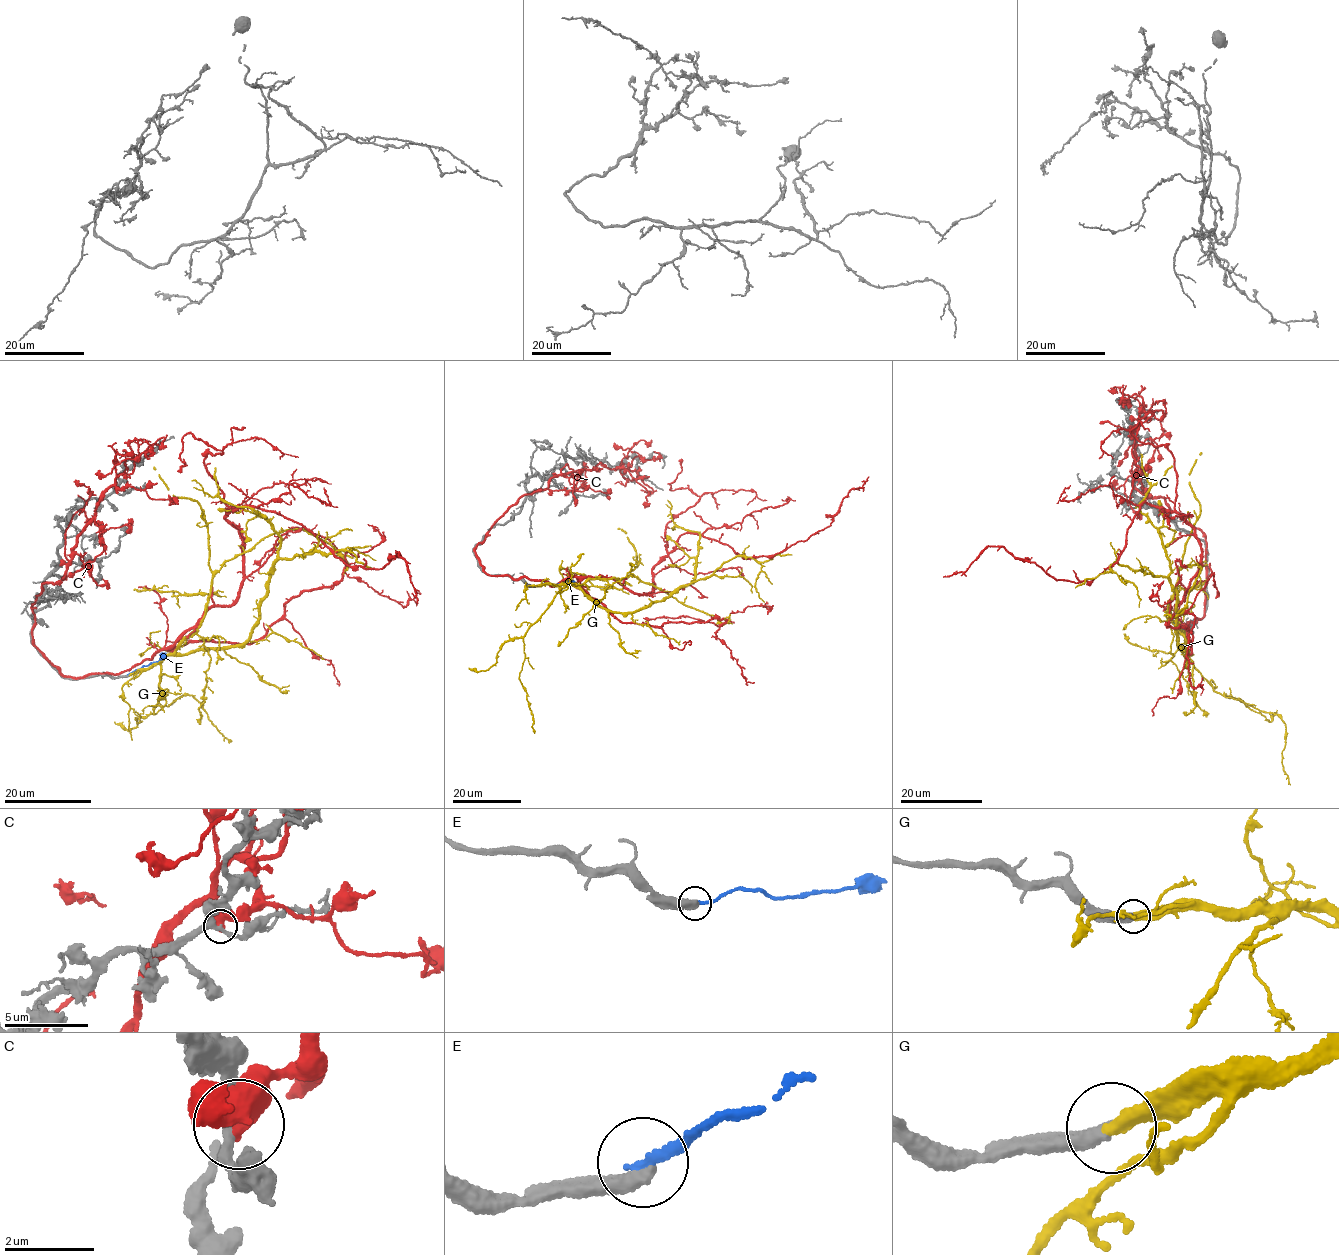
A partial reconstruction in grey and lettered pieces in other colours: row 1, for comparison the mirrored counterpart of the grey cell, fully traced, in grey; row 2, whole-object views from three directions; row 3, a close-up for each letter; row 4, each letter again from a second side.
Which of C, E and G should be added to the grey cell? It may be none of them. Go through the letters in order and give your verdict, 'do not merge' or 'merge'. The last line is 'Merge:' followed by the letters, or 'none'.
C: do not merge
E: do not merge
G: merge
Merge: G

